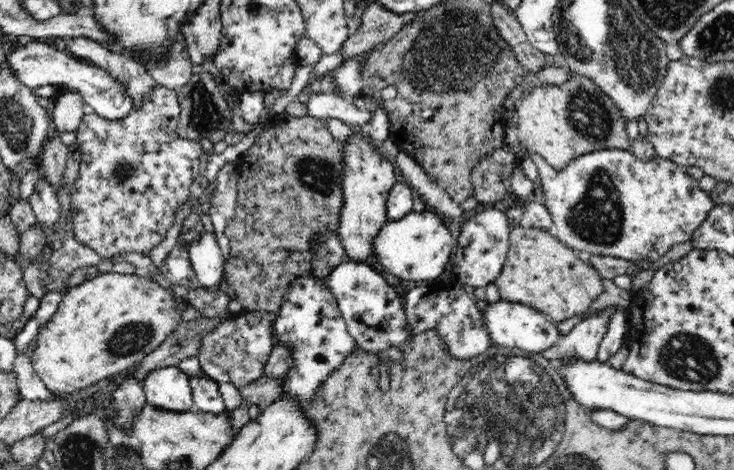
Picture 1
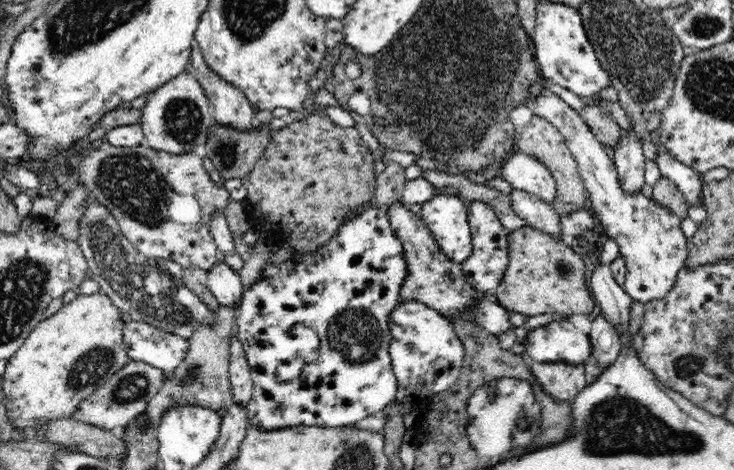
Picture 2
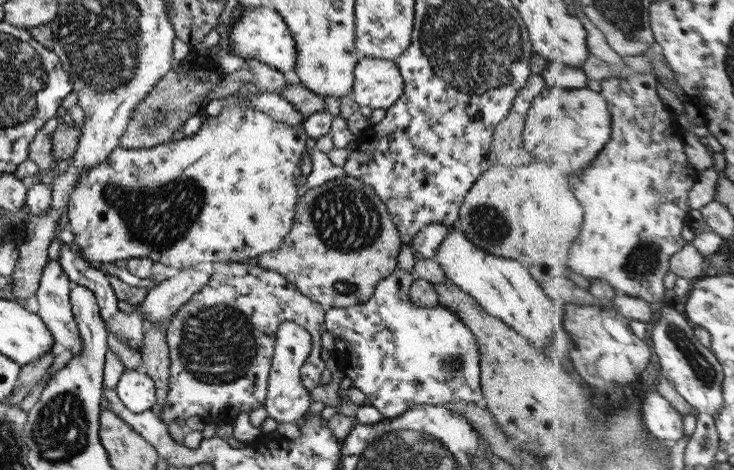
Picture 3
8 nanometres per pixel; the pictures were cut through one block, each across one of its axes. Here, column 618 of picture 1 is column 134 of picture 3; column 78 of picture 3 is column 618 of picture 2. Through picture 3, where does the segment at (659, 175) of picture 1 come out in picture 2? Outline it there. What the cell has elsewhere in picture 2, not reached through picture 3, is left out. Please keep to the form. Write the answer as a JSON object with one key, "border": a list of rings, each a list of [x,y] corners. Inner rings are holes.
{"border":[[[542,86],[530,108],[534,115],[545,118],[560,131],[577,162],[582,182],[590,195],[594,219],[598,220],[608,237],[614,238],[626,262],[623,289],[634,301],[643,304],[662,298],[674,286],[678,271],[686,265],[689,254],[687,238],[681,230],[681,219],[670,209],[658,205],[653,198],[644,196],[641,190],[636,194],[627,194],[622,189],[614,162],[604,151],[604,145],[579,113],[555,93]]]}

